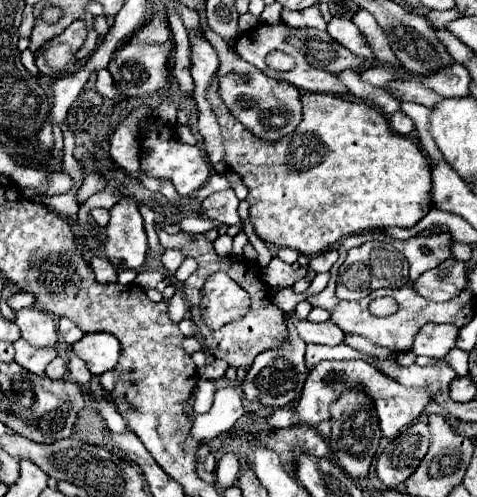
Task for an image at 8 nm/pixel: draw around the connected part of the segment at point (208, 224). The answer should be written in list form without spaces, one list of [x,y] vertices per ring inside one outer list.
[[[197,216],[197,218],[189,218],[187,222],[189,222],[189,226],[181,226],[181,230],[187,232],[187,234],[203,234],[203,232],[207,232],[207,230],[217,228],[217,226],[213,224],[213,220],[209,220],[209,218],[201,218],[201,216]]]

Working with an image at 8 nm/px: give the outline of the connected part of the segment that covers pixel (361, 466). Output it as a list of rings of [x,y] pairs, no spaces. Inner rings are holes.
[[[349,390],[341,394],[331,406],[331,426],[333,430],[329,436],[329,450],[333,458],[353,480],[367,478],[379,440],[381,440],[379,420],[377,420],[371,398],[367,398],[367,394],[363,394],[361,390]]]

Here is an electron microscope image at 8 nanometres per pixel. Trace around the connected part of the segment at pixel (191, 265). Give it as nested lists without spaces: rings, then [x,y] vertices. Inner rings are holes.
[[[187,257],[178,270],[174,273],[174,278],[179,282],[184,282],[196,270],[196,261],[194,258]]]

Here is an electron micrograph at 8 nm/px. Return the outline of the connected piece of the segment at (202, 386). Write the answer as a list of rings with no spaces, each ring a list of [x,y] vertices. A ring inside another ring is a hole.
[[[199,378],[195,388],[193,388],[193,396],[195,396],[193,410],[195,412],[207,412],[211,408],[211,404],[213,404],[213,394],[215,394],[213,382],[209,382],[205,378]]]

